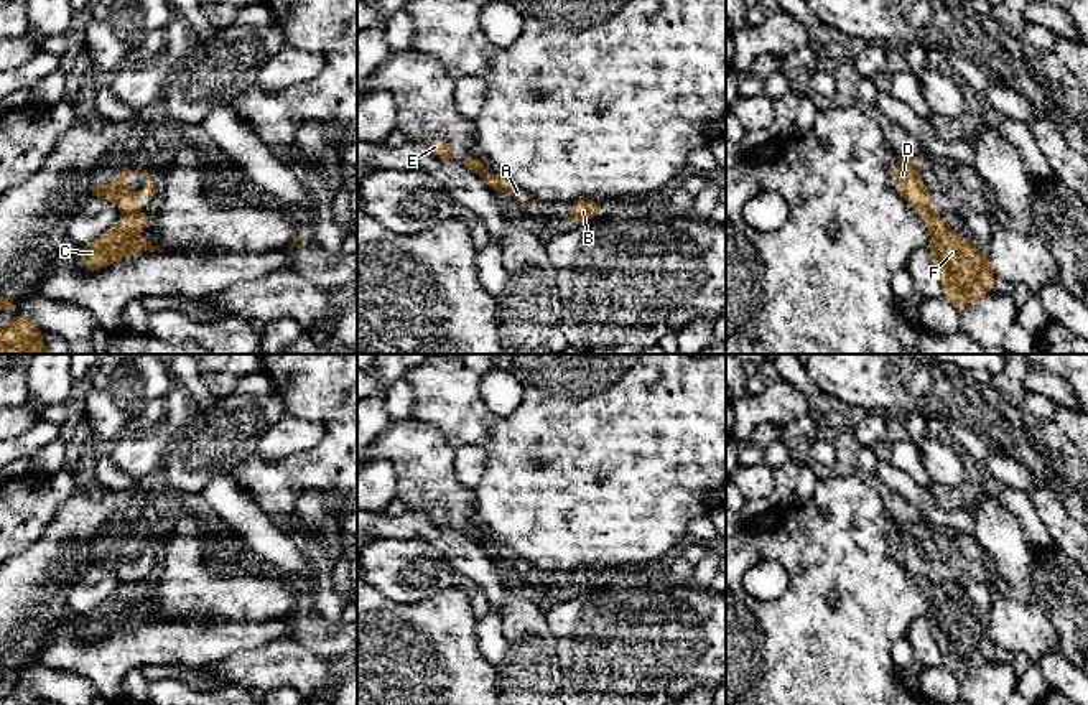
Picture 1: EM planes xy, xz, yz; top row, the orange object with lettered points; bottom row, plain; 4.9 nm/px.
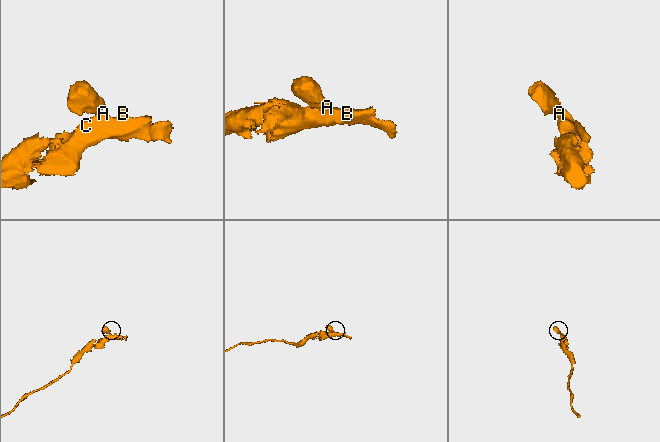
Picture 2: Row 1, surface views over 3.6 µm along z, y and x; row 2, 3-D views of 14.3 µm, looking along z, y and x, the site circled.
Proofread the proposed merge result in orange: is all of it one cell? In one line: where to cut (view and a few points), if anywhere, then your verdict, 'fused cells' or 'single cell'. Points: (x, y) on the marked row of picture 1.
xz (497, 178), (501, 191) | fused cells

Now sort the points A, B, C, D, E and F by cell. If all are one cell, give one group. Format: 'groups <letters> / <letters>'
groups A B C F / D E

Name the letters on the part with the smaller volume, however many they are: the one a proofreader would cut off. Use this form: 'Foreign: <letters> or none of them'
Foreign: D, E

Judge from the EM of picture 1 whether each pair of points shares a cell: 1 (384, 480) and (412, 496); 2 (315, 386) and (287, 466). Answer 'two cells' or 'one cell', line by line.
1: two cells
2: one cell

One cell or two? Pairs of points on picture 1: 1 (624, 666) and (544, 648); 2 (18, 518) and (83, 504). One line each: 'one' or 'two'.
1: two
2: two

